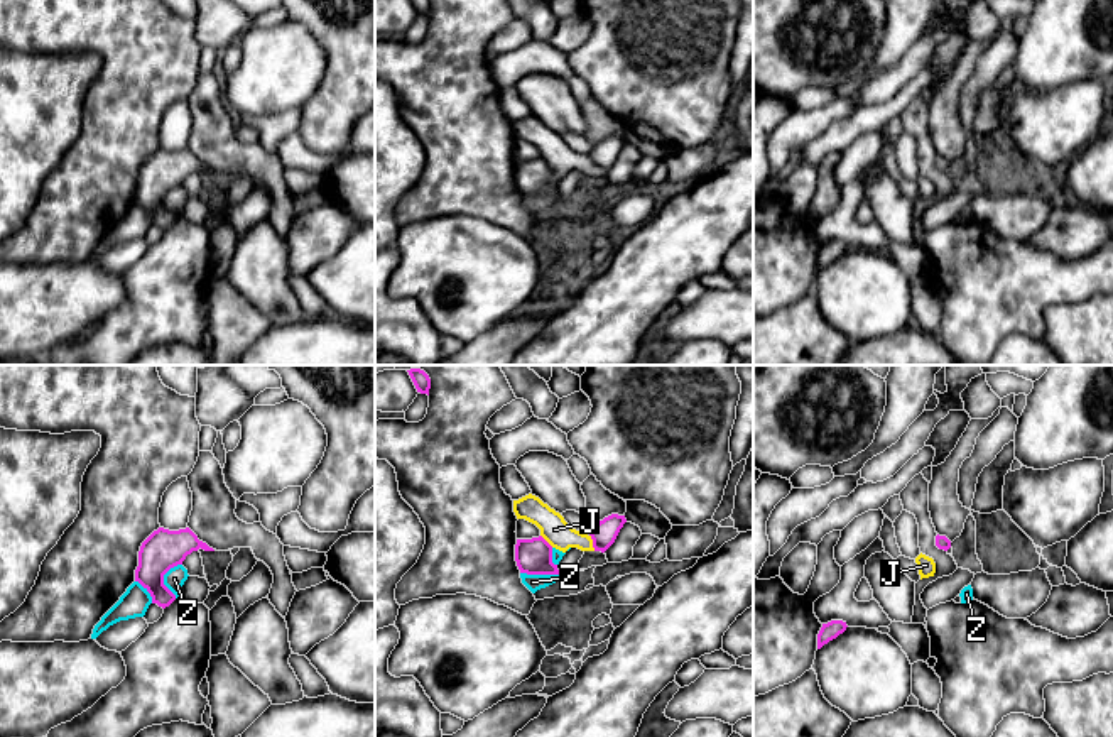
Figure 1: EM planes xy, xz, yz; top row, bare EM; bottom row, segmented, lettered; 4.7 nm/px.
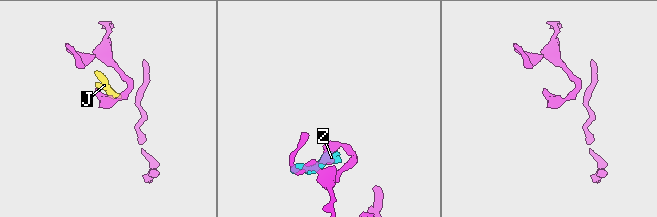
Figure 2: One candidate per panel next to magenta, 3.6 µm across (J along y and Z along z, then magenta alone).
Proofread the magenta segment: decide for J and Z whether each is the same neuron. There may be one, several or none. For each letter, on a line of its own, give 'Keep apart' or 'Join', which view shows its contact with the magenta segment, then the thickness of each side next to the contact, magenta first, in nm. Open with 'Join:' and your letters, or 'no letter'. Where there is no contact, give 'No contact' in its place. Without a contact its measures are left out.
Join: no letter
J: Keep apart. Touches magenta in xz. Thickness 120 nm (magenta) against 140 nm
Z: Keep apart. Touches magenta in xy. Thickness 190 nm (magenta) against 100 nm

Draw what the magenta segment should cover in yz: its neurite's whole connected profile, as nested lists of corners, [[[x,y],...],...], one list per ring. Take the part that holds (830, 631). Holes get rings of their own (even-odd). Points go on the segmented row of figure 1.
[[[831,620],[828,624],[823,624],[819,634],[817,634],[817,649],[821,649],[829,641],[836,639],[839,634],[846,631],[846,622],[843,620]]]

